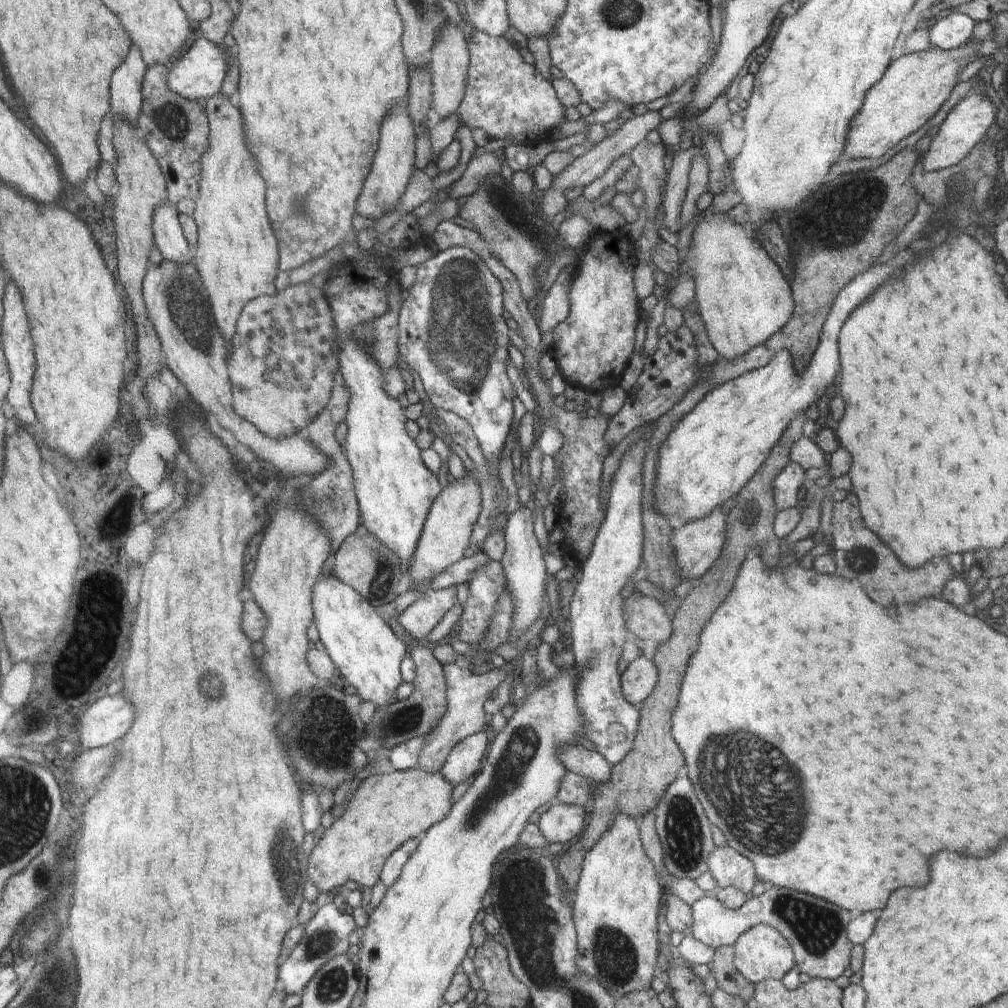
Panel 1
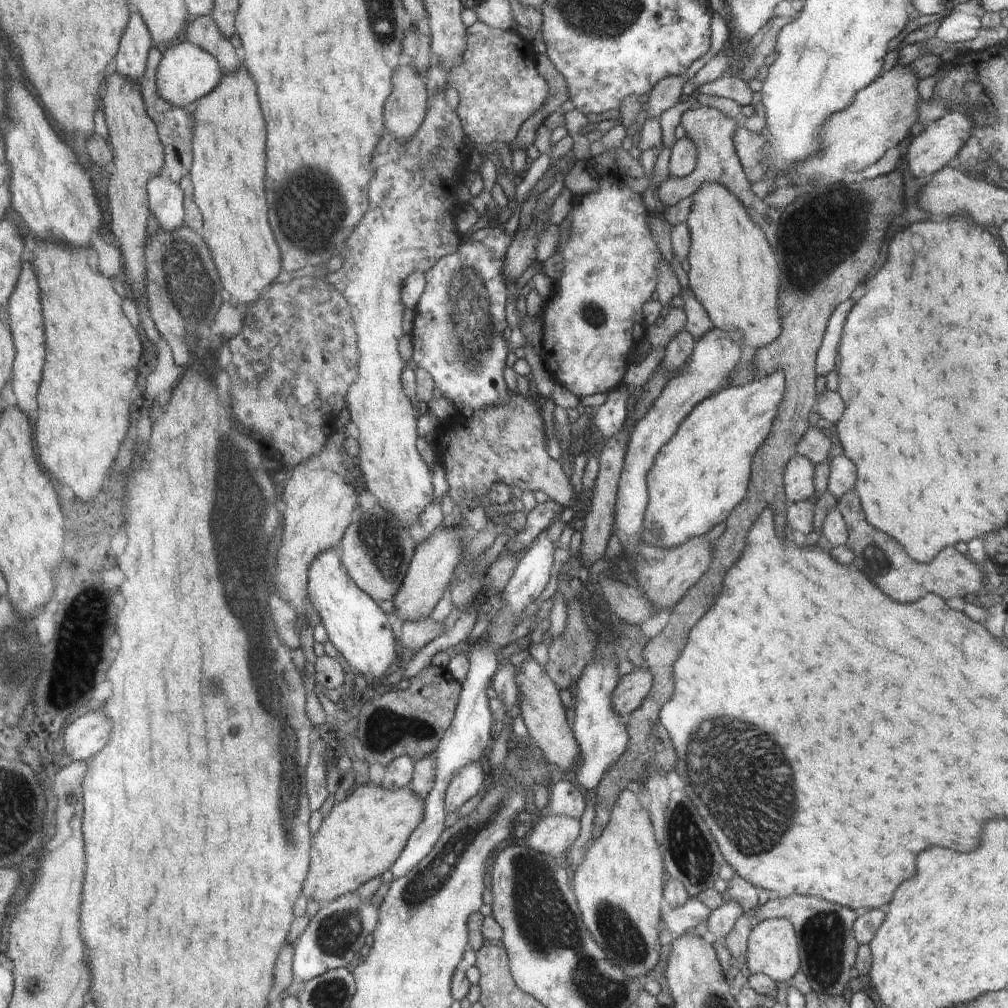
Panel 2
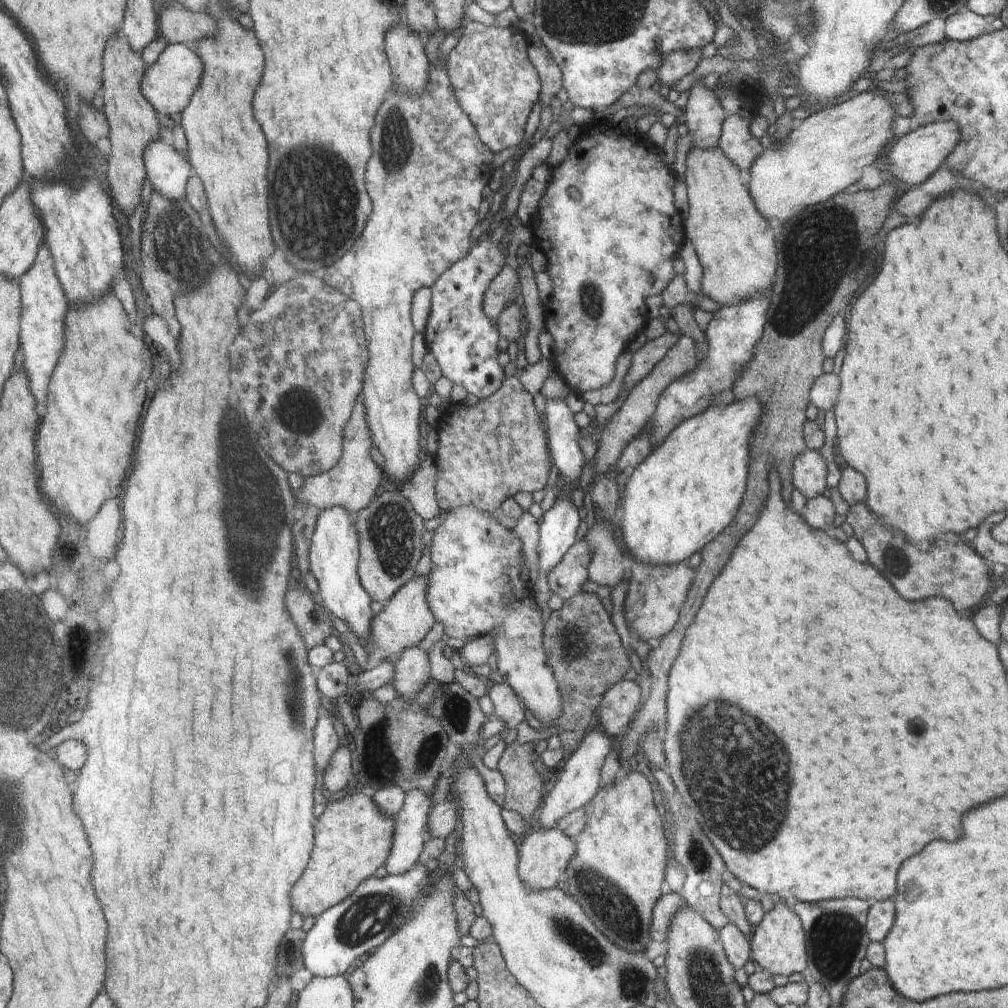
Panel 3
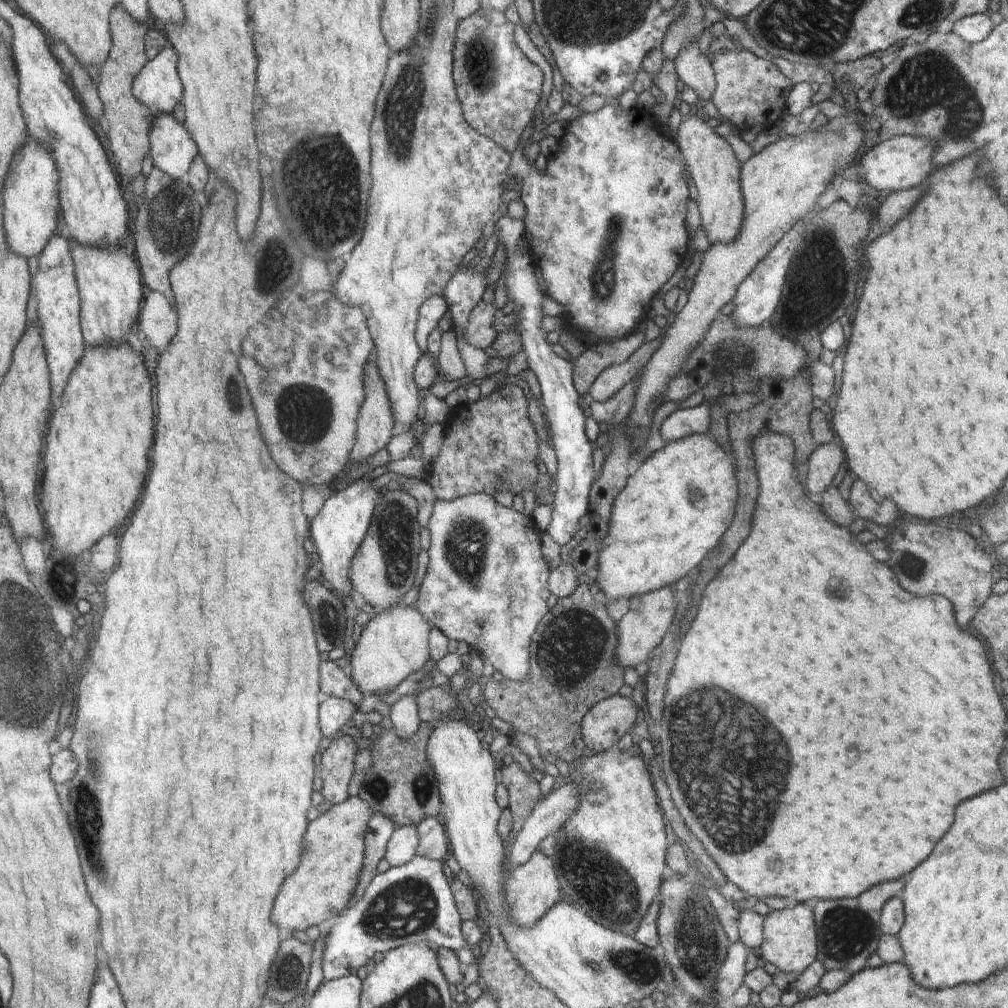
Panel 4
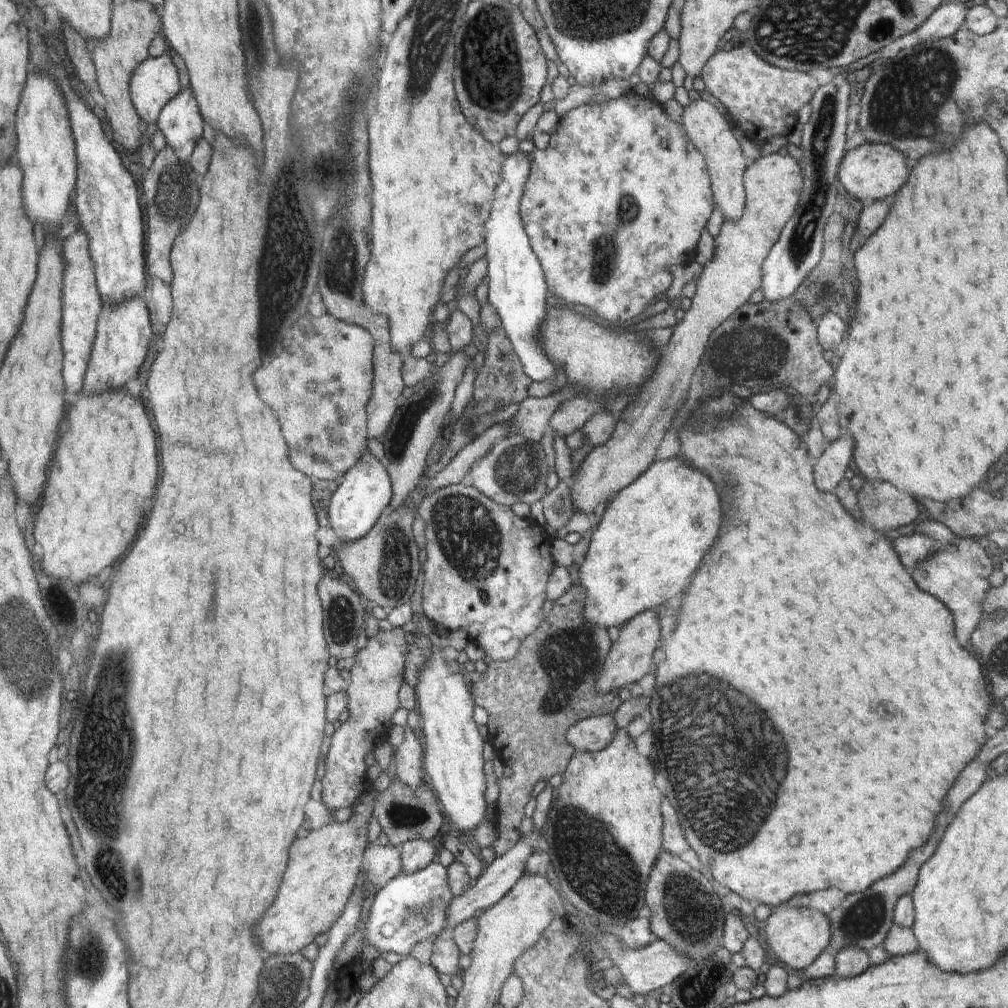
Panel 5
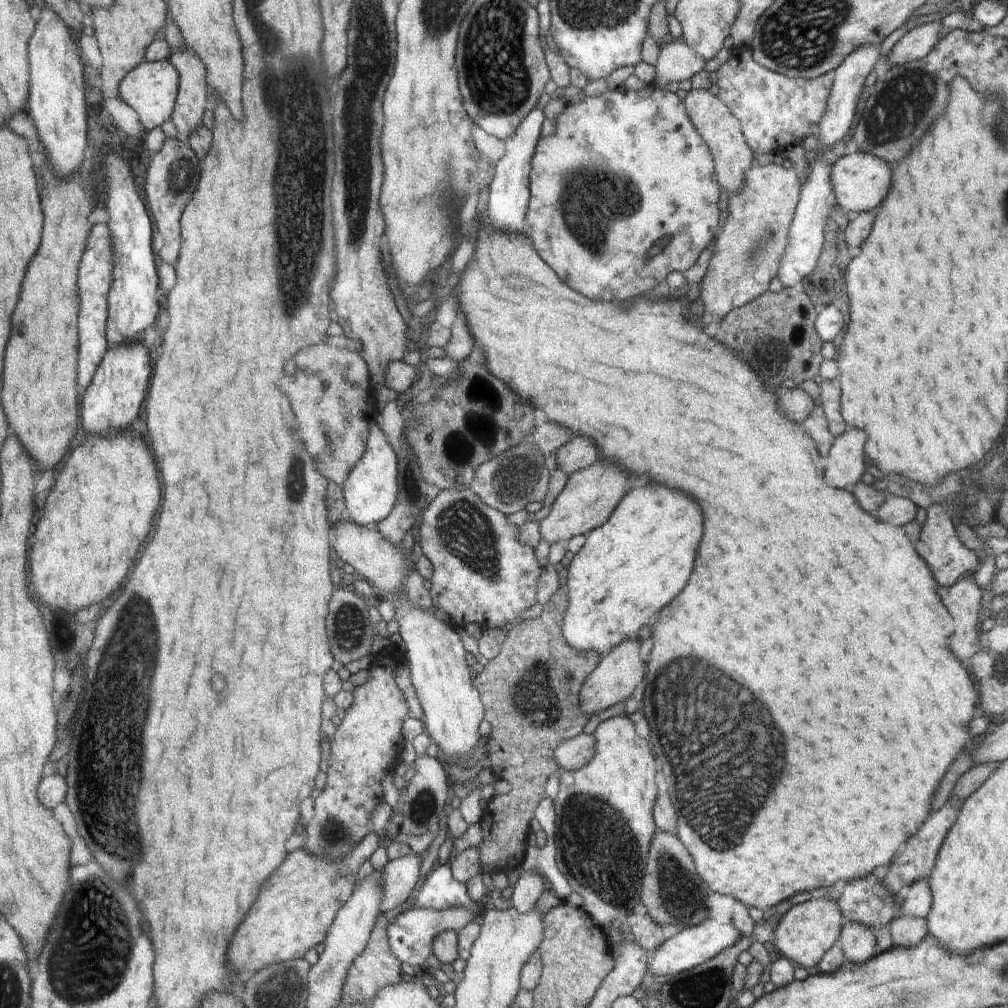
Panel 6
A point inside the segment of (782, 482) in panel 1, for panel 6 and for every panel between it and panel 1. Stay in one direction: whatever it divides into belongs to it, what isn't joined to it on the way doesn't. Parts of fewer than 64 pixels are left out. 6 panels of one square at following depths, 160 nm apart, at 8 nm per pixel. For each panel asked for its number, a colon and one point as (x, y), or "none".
2: (798, 485)
3: (809, 469)
4: (825, 460)
5: (831, 466)
6: (845, 465)

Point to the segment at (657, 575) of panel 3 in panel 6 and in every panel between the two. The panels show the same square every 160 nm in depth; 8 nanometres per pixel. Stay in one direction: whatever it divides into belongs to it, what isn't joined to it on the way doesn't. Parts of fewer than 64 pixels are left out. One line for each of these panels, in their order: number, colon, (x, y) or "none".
4: (648, 620)
5: (629, 659)
6: (619, 672)

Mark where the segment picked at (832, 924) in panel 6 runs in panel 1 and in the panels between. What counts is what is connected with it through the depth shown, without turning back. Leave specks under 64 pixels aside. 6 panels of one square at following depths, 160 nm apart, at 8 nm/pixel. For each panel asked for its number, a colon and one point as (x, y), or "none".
1: (763, 952)
2: (772, 947)
3: (778, 945)
4: (790, 939)
5: (798, 936)

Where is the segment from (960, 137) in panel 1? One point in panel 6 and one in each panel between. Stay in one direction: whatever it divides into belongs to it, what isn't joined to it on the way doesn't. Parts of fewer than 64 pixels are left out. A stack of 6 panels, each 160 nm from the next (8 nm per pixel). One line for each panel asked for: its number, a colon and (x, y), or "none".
2: (941, 140)
3: (916, 156)
4: (902, 162)
5: (873, 170)
6: (860, 181)

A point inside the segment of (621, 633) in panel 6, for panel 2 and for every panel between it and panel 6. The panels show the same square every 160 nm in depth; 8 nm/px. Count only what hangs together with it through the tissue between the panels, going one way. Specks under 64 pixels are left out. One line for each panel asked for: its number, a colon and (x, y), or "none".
2: (702, 474)
3: (688, 490)
4: (674, 511)
5: (648, 545)

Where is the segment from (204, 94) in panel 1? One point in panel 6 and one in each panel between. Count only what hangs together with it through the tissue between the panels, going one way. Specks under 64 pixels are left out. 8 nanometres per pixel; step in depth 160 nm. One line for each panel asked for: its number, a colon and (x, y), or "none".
2: (187, 73)
3: (170, 84)
4: (159, 86)
5: (155, 83)
6: (150, 89)

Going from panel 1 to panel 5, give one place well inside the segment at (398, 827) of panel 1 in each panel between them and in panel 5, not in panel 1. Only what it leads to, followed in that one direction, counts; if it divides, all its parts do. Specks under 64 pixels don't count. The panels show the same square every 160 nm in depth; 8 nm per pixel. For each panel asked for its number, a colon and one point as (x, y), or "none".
2: (361, 837)
3: (354, 839)
4: (334, 855)
5: (325, 866)

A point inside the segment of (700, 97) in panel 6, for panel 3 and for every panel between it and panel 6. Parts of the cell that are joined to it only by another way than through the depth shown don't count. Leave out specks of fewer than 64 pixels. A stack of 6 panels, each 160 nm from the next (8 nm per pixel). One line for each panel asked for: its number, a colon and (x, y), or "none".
3: (735, 245)
4: (712, 164)
5: (704, 125)

